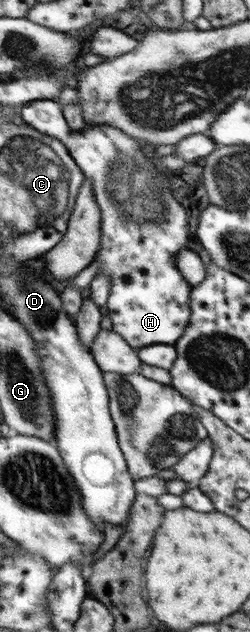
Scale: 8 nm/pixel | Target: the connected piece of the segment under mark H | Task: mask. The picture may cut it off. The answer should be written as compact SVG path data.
M37 100L23 105L21 116L24 121L41 133L60 139L68 148L79 168L87 179L93 181L95 199L102 207L102 249L96 260L100 261L97 274L112 277L106 313L110 316L113 331L122 335L135 349L153 344L173 345L181 337L190 319L190 295L193 287L183 279L177 268L178 251L187 239L187 221L183 207L171 197L161 179L155 159L145 155L141 141L131 137L126 131L112 125L88 123L82 131L72 131L58 100Z

